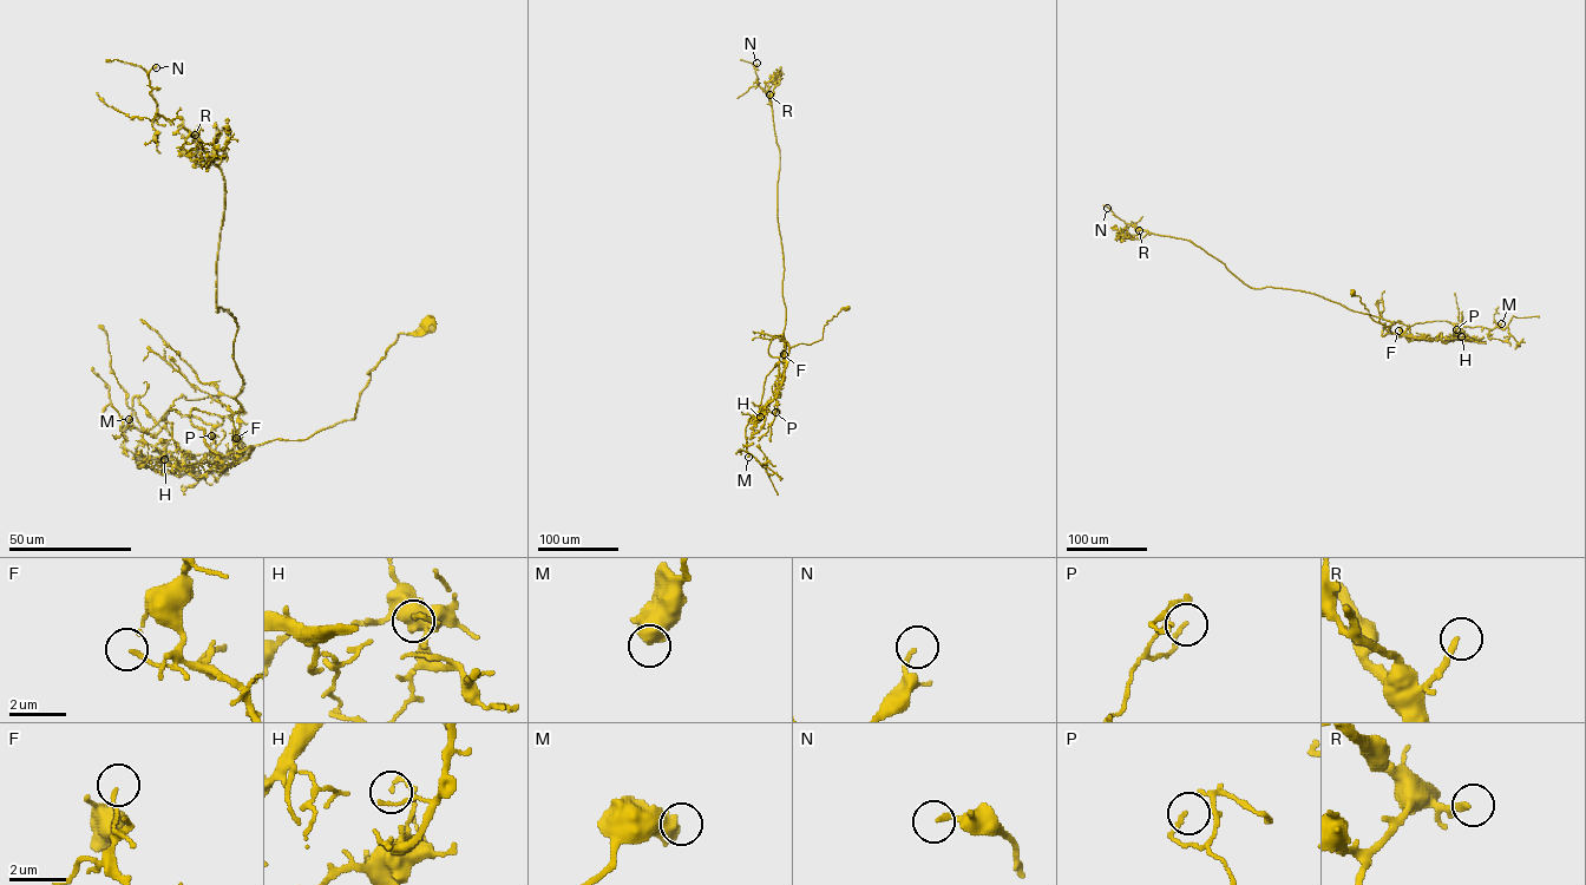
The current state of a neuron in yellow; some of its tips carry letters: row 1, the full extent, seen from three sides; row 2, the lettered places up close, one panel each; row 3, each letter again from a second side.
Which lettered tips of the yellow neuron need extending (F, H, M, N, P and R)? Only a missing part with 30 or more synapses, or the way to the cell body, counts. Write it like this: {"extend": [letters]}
{"extend": ["R"]}

